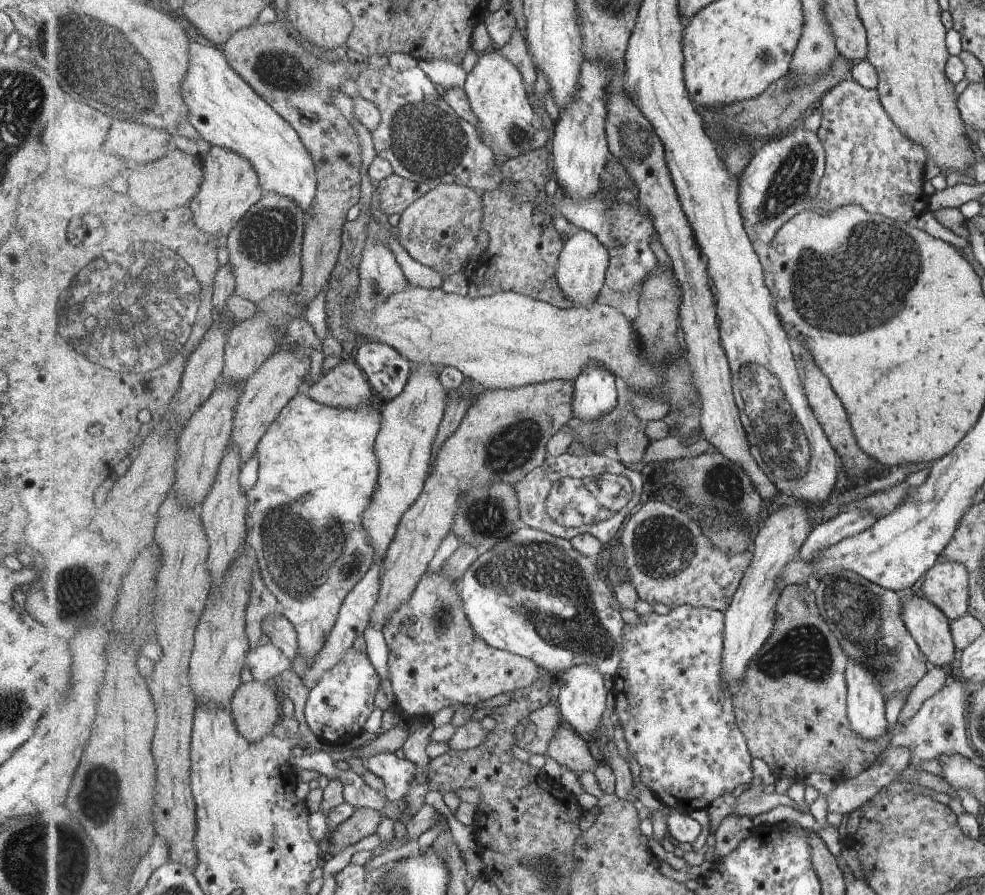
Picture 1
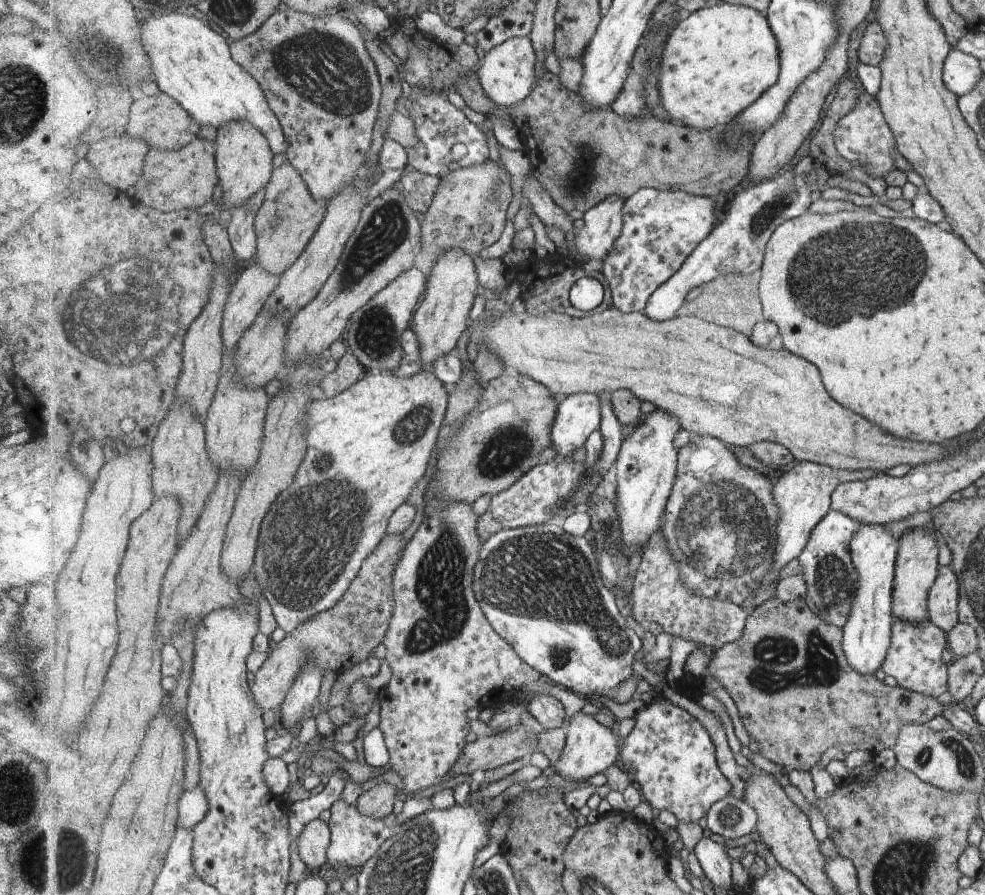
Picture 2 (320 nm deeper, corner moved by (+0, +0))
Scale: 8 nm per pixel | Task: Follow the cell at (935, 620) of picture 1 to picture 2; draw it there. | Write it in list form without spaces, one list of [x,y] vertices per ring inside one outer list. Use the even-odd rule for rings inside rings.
[[[924,527],[907,530],[898,539],[897,562],[894,567],[893,603],[891,612],[899,620],[921,625],[928,621],[927,595],[934,585],[937,571],[937,544],[931,532]]]

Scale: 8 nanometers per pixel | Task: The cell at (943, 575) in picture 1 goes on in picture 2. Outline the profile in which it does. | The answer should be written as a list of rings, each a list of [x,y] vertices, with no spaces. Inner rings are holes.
[[[940,566],[938,579],[934,580],[927,595],[928,621],[943,632],[957,625],[957,578],[950,566]]]

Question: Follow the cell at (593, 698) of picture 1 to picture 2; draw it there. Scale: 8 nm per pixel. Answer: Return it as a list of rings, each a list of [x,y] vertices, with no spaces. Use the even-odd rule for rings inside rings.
[[[581,712],[570,720],[565,729],[567,731],[566,748],[562,759],[551,767],[550,772],[558,773],[567,781],[589,781],[589,778],[593,778],[599,773],[604,774],[611,766],[620,763],[625,740],[615,734],[613,730],[605,728],[603,724],[599,724],[593,716],[587,716],[587,714]]]

